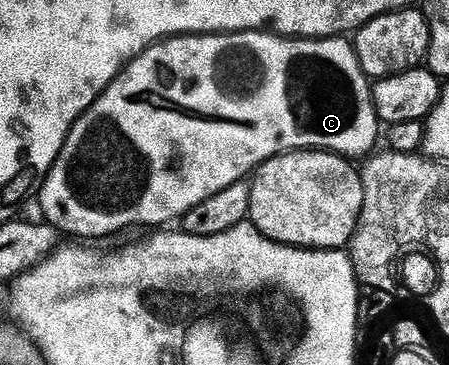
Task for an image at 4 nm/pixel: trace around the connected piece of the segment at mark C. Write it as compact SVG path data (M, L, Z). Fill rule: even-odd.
M237 31L234 33L192 33L189 35L177 35L174 37L164 38L162 41L152 43L148 51L143 51L137 56L133 62L128 63L124 67L122 73L115 78L112 83L103 90L103 96L96 101L91 108L73 125L73 129L69 133L69 137L65 141L65 145L61 149L61 153L57 157L57 161L52 165L51 172L47 174L46 179L42 180L41 188L43 192L39 195L39 203L43 206L42 218L50 223L56 231L67 235L80 235L80 240L95 241L91 239L103 239L106 235L115 235L118 231L123 231L126 227L151 227L147 229L159 229L164 225L171 225L174 221L182 220L185 213L189 213L189 209L193 209L197 205L201 205L201 201L213 198L217 193L230 189L230 187L240 181L246 180L266 159L272 159L275 155L282 155L284 151L302 151L304 149L314 149L317 151L333 151L337 155L344 157L356 157L355 155L363 155L367 157L376 150L375 142L381 139L381 120L379 114L375 112L375 97L373 94L372 80L361 69L359 58L355 52L354 46L346 38L332 37L329 39L293 39L284 37L274 33L262 31Z

